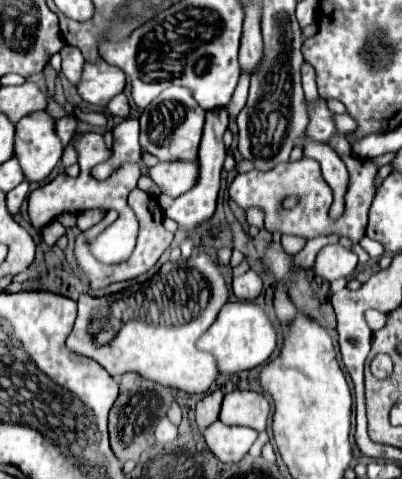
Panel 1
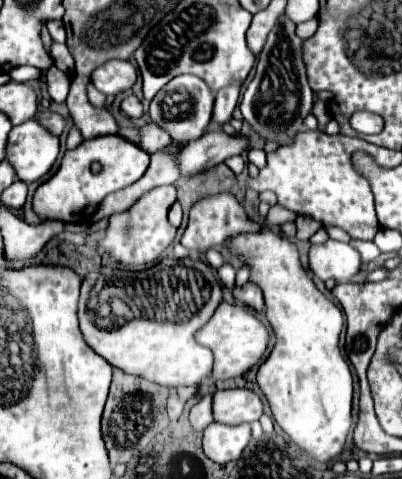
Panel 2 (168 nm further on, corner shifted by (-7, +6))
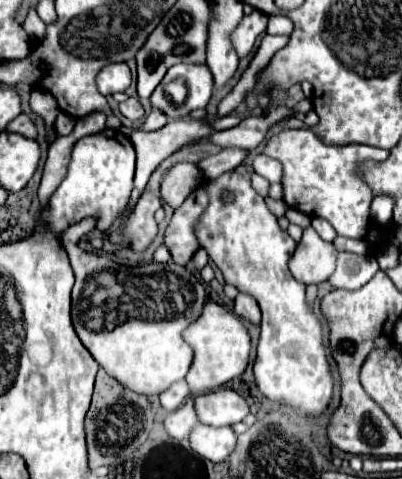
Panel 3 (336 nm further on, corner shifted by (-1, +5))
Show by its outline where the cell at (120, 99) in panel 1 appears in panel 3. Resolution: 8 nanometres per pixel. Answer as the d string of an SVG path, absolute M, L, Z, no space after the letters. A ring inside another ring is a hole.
M128 98L126 102L120 102L120 112L128 118L128 120L140 120L144 116L144 108L138 102L138 98Z

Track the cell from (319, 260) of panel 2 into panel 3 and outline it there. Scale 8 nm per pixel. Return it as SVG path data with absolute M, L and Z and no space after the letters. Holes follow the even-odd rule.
M312 226L304 228L292 258L290 272L302 284L320 284L332 276L336 268L336 248L332 242L320 240Z

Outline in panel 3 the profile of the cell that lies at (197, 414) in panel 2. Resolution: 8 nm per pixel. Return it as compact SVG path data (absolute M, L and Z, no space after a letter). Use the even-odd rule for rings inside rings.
M188 398L178 410L166 414L164 418L164 428L172 438L188 438L190 430L198 424L196 410L192 398Z

